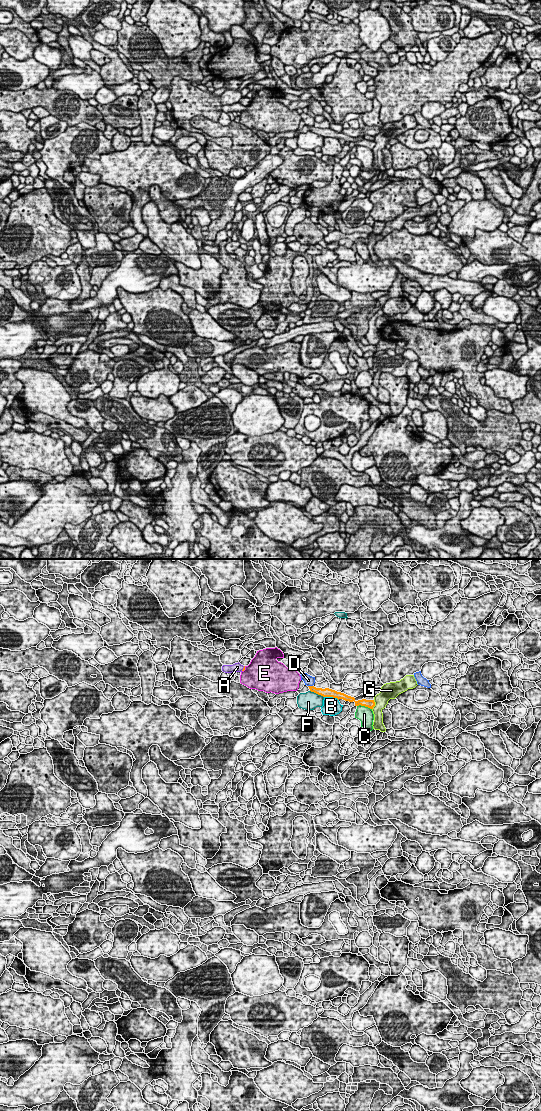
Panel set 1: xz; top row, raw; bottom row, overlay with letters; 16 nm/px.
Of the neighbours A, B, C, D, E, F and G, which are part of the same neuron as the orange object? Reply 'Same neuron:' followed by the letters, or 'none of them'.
Same neuron: A

